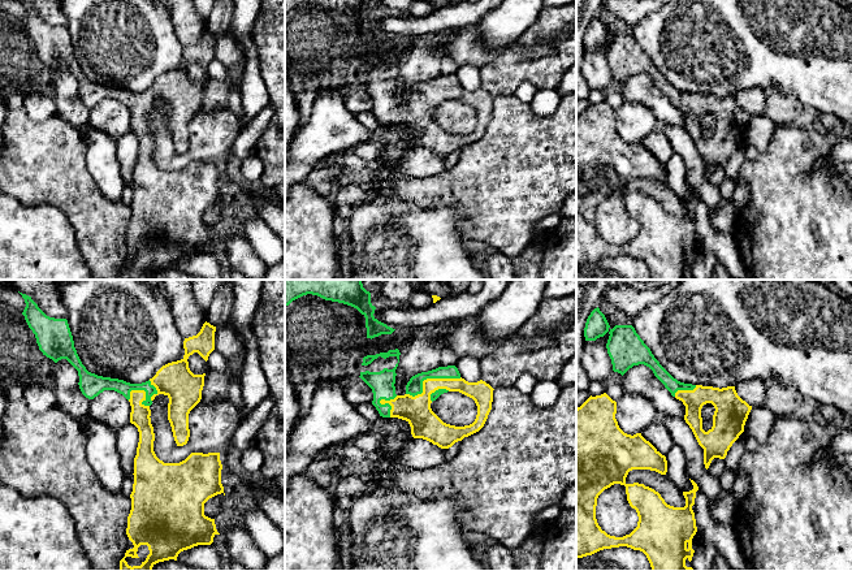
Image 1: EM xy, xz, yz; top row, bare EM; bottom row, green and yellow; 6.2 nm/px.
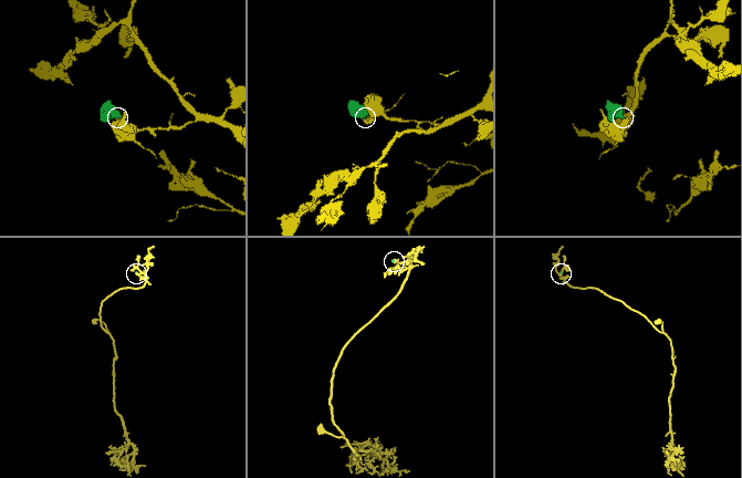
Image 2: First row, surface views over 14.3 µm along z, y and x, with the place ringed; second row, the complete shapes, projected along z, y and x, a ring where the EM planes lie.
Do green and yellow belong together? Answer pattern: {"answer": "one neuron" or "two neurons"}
{"answer": "one neuron"}

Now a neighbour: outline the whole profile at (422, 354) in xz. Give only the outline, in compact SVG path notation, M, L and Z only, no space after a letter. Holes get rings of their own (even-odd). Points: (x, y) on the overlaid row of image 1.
M455 321L421 328L421 332L401 350L394 384L397 395L406 394L406 385L412 376L441 367L442 332L453 323Z

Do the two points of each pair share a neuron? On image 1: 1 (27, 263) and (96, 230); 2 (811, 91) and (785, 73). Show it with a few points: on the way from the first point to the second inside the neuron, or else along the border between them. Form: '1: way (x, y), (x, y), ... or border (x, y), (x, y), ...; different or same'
1: border (63, 212), (72, 226), (82, 260), (87, 265); different
2: way (804, 85), (791, 73); same

